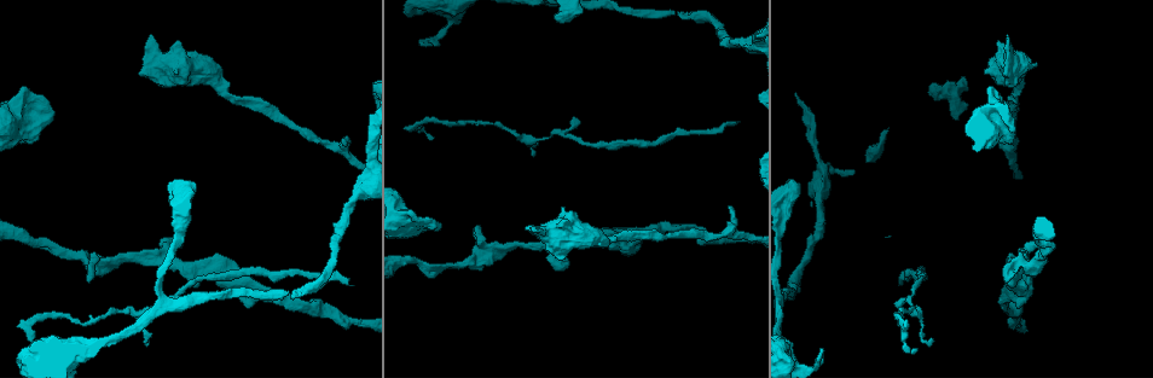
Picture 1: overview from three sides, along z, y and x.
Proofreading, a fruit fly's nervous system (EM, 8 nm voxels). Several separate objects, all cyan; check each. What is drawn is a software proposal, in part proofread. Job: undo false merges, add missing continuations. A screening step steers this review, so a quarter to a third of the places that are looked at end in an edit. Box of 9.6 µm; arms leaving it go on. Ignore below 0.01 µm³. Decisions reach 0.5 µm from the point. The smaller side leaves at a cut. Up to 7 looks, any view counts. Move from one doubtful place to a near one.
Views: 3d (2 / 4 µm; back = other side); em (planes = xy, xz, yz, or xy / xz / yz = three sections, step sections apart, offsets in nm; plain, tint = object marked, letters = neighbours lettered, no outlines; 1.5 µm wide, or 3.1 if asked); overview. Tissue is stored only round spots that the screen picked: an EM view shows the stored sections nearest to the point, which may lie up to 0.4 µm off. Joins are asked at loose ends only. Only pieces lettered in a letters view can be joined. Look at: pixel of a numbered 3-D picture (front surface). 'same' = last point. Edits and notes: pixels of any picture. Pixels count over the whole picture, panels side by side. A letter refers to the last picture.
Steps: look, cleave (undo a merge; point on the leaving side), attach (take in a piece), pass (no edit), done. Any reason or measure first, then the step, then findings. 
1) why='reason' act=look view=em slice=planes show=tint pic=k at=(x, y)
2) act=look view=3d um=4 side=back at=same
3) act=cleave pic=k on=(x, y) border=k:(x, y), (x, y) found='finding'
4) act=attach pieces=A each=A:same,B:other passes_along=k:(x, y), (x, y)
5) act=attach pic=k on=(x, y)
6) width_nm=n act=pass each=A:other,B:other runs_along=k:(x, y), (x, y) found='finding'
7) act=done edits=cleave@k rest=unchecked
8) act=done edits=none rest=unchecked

act=look view=3d um=4 pic=1 at=(341, 142)

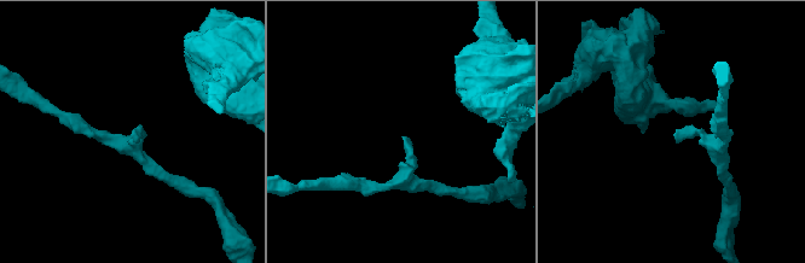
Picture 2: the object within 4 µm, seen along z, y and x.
why='now the EM' act=look view=em slice=planes show=letters pic=2 at=(675, 135)

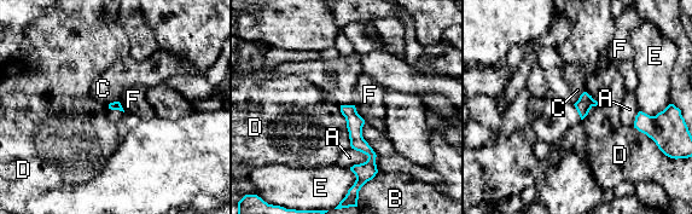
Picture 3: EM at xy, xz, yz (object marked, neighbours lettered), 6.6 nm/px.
act=pass each=A:other,B:other,C:other,D:other,E:other,F:other border=3:(583, 92), (574, 104) found='no lettered piece goes on from it'

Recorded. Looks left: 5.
why='tapers out' act=look view=3d um=2 pic=1 at=(898, 284)

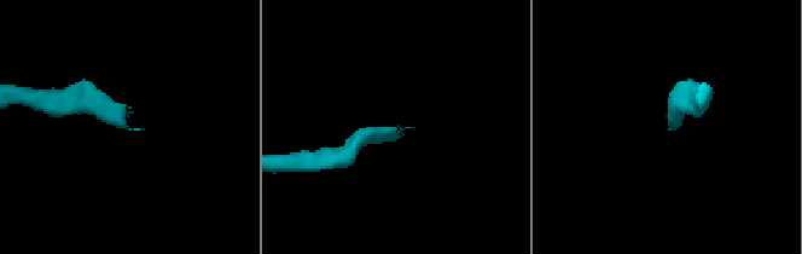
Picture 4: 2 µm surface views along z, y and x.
why='shape alone is not enough' act=look view=em slice=planes show=letters pic=4 at=(399, 131)

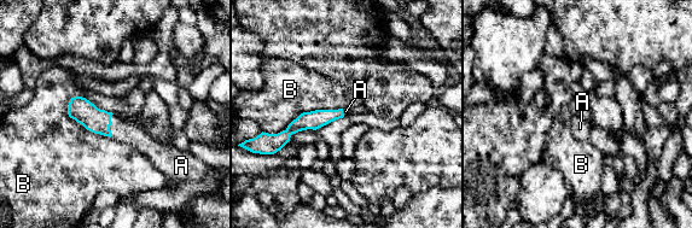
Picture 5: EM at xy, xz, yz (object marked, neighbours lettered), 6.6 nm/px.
width_nm=100 act=attach pieces=A each=A:same,B:other passes_along=5:(94, 120), (110, 124), (124, 132) found='it goes on there'

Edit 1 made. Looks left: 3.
act=look view=overview

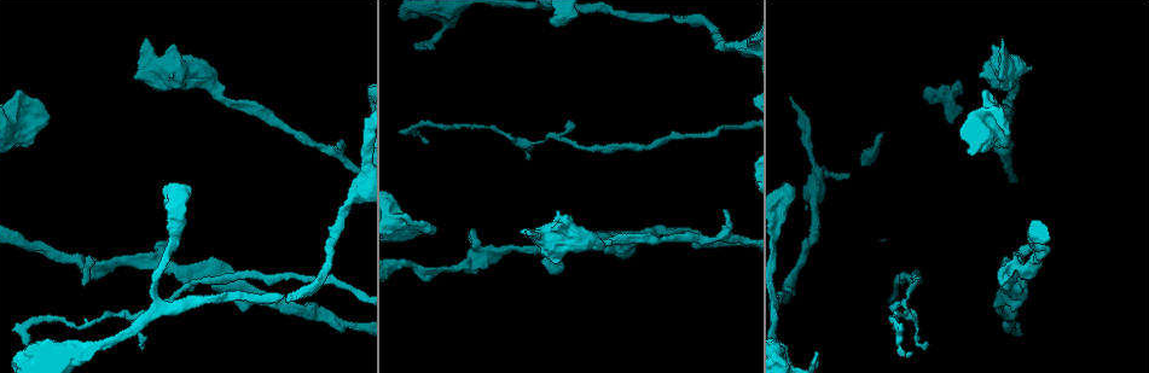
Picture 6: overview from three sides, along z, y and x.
why='free end' act=look view=em slice=xy step=8 show=letters pic=6 at=(172, 184)

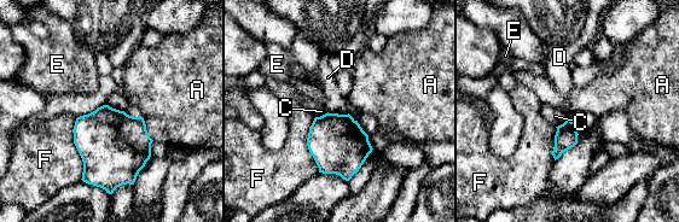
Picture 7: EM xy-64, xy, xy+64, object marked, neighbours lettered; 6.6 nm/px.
act=look view=em slice=planes show=letters at=same

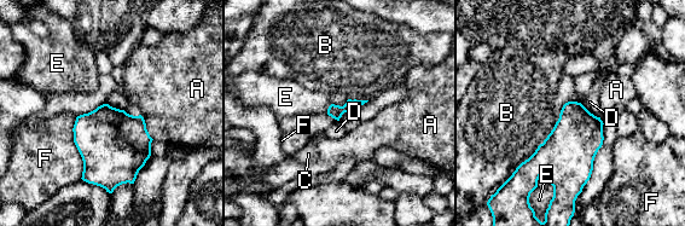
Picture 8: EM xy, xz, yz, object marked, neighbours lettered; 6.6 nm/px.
longest_contact=B:420nm act=pass each=A:other,B:other,C:other,D:other,E:other,F:other border=8:(331, 103), (326, 112) found='no lettered piece goes on from it'

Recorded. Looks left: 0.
act=done edits=attach@5 rest=unchecked

